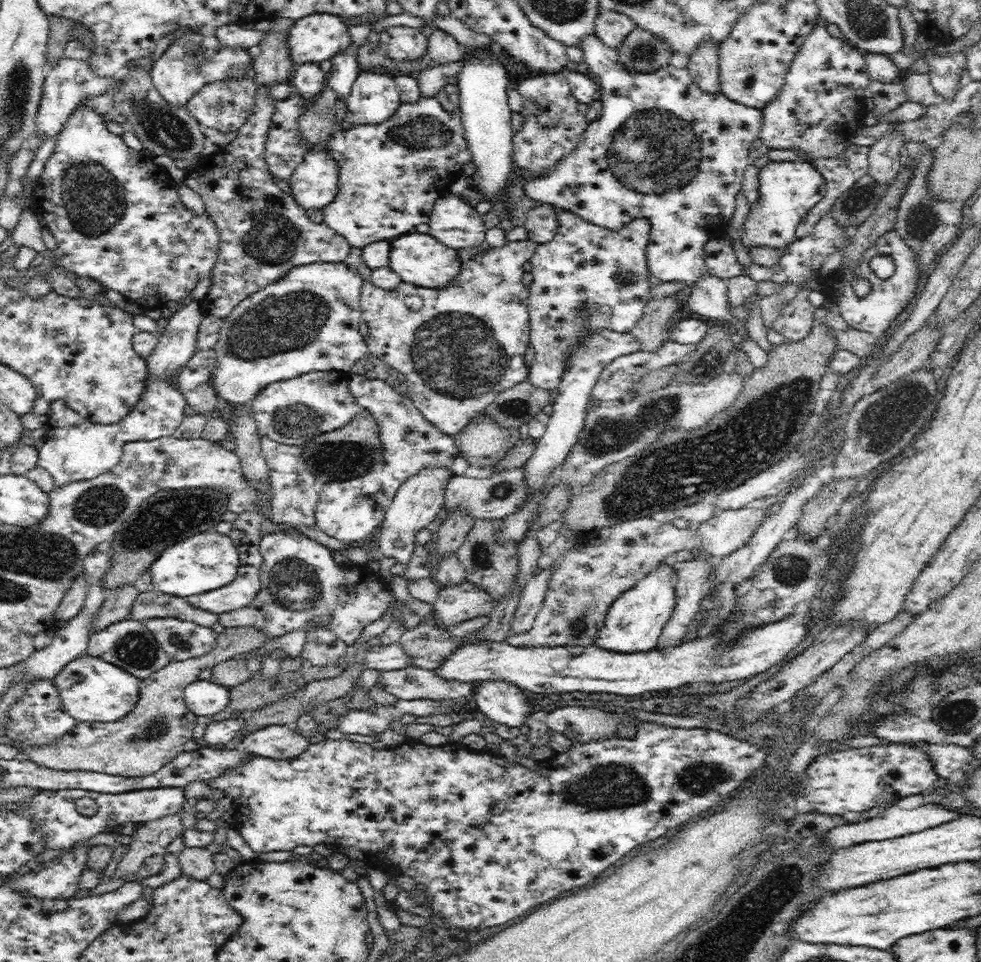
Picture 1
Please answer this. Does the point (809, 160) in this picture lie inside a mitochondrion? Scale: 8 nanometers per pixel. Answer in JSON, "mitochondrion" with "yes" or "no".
{"mitochondrion":"no"}

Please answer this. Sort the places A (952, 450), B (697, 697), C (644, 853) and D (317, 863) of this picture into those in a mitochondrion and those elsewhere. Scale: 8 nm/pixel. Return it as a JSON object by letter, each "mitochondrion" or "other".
{"A":"other","B":"other","C":"other","D":"other"}

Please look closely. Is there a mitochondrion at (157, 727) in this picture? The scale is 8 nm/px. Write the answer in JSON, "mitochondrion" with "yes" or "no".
{"mitochondrion":"yes"}

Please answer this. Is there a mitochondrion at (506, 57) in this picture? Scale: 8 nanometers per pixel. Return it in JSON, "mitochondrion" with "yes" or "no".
{"mitochondrion":"no"}

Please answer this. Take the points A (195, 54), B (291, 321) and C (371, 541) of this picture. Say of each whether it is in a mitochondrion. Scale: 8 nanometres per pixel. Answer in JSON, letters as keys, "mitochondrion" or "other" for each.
{"A":"mitochondrion","B":"mitochondrion","C":"other"}

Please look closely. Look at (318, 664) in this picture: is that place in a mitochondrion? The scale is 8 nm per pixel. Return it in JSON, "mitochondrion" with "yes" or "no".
{"mitochondrion":"no"}

